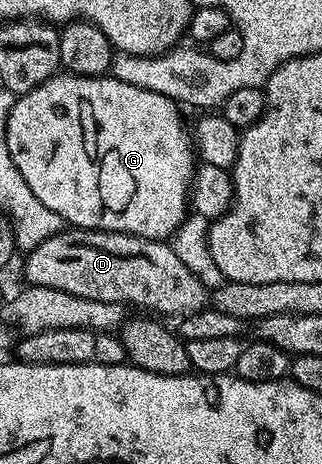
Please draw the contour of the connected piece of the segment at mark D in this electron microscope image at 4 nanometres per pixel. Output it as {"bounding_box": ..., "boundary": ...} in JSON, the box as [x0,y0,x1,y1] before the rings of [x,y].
{"bounding_box":[26,228,208,319],"boundary":[[[67,228],[44,239],[26,257],[26,281],[31,285],[50,287],[56,291],[68,291],[68,295],[80,295],[80,299],[100,299],[100,303],[120,303],[127,307],[139,305],[139,310],[154,315],[167,313],[171,319],[179,315],[191,317],[208,305],[208,288],[184,265],[183,260],[166,241],[153,241],[131,233],[105,233],[99,229]]]}

